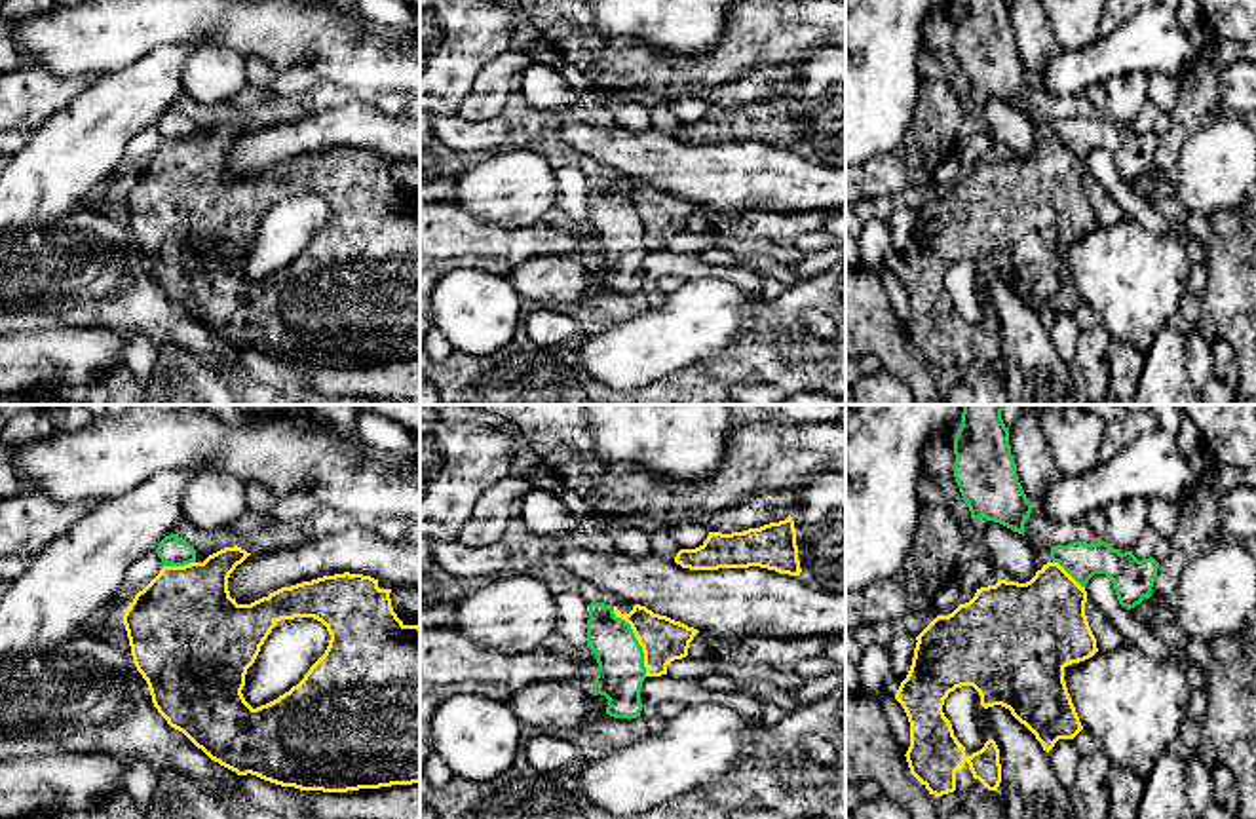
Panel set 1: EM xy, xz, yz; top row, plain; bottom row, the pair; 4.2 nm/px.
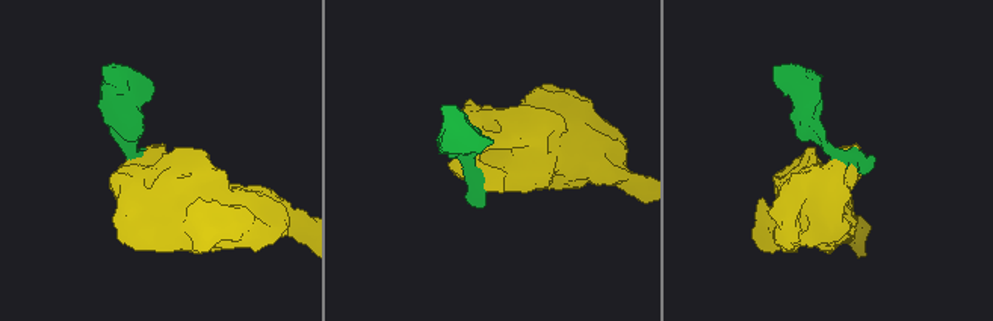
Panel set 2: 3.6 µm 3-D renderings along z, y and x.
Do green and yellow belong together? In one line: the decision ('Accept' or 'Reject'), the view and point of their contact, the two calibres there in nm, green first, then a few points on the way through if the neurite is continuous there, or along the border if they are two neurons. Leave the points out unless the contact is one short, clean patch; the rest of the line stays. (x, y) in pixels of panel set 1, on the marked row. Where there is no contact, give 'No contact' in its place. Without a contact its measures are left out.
Reject. Touches green at xz (637, 641). Thickness 200 nm (green) against 190 nm. Boundary: xz (612, 607), (629, 626), (641, 647), (647, 675)

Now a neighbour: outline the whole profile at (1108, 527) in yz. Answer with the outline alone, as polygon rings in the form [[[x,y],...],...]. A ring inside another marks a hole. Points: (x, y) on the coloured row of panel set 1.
[[[1131,498],[1094,509],[1085,519],[1102,542],[1125,553],[1148,526],[1148,505],[1148,498]]]

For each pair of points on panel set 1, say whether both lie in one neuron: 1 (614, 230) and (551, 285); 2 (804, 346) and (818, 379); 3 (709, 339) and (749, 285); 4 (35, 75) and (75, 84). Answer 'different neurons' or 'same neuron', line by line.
1: different neurons
2: different neurons
3: different neurons
4: same neuron

